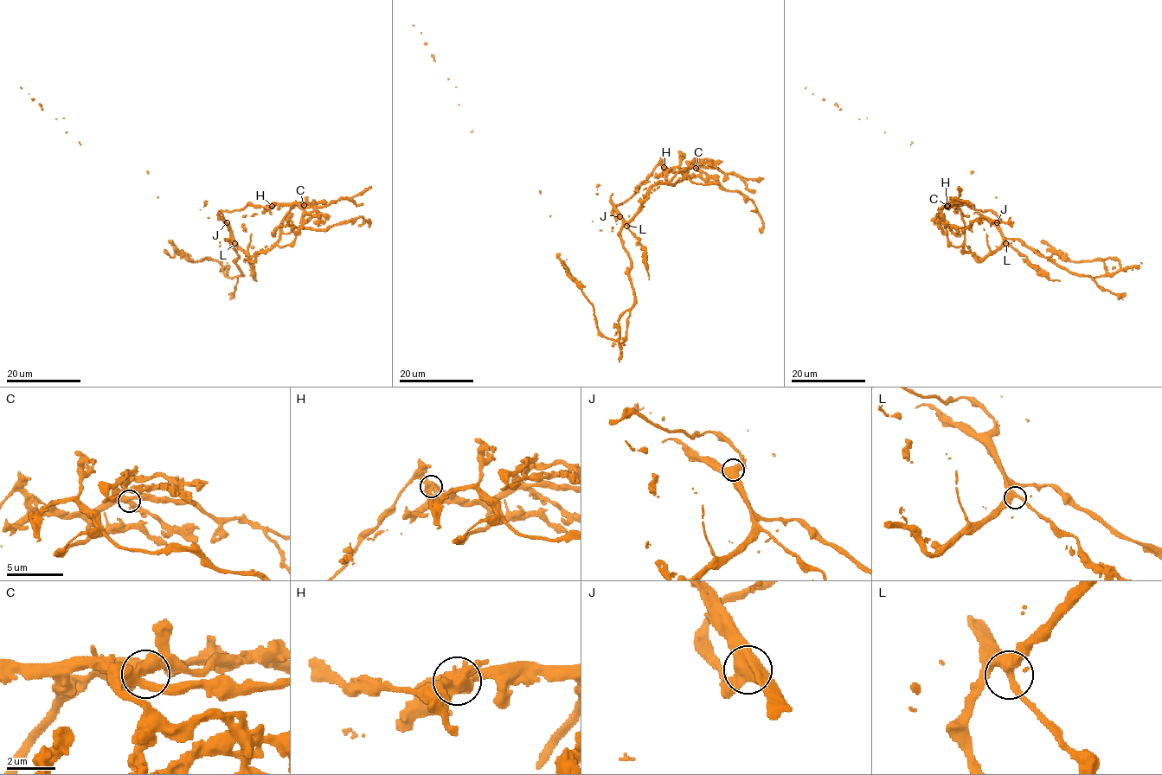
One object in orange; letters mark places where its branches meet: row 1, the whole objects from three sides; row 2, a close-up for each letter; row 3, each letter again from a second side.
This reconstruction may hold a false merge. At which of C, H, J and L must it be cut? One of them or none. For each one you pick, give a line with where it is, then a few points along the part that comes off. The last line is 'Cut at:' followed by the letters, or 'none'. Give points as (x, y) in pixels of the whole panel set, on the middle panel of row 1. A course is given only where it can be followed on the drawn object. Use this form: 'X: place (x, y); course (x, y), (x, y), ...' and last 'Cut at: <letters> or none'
H: place (664, 167); course (664, 166), (696, 160), (682, 155), (629, 225), (601, 230), (597, 187), (540, 190), (458, 105), (413, 25)
Cut at: H

